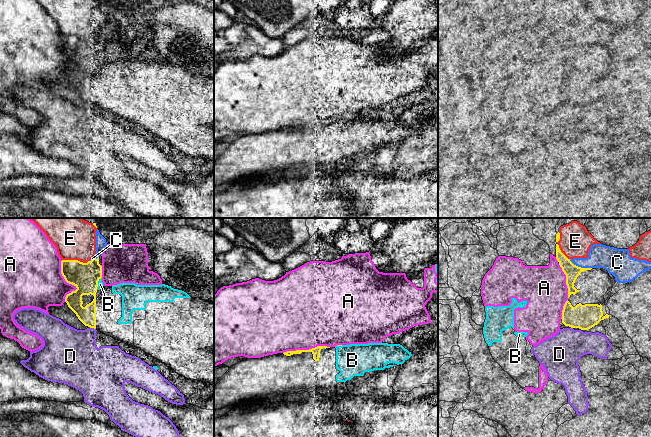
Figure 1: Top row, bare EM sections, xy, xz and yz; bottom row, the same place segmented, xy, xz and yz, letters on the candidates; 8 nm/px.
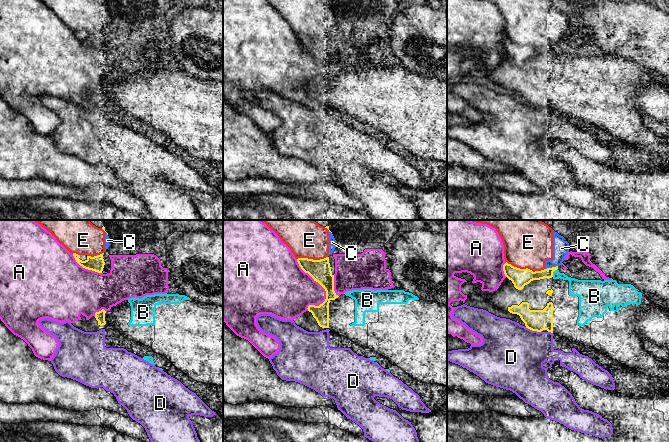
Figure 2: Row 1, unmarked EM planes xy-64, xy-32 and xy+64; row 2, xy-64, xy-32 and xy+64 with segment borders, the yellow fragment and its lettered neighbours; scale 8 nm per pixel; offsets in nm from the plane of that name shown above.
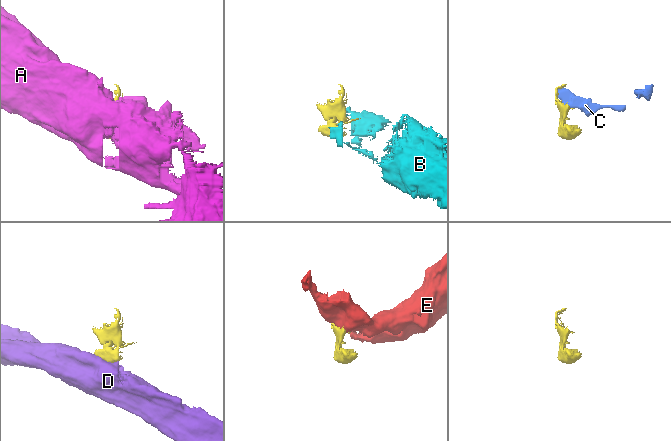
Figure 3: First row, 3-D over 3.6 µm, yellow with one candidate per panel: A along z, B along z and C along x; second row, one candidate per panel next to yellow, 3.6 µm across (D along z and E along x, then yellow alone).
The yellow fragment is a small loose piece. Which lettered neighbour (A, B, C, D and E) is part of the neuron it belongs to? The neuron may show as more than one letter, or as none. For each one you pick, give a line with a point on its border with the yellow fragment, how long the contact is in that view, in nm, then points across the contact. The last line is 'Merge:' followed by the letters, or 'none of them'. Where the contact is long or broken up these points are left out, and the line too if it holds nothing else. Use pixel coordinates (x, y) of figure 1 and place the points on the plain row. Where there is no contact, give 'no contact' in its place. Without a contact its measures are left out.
Merge: none of them

